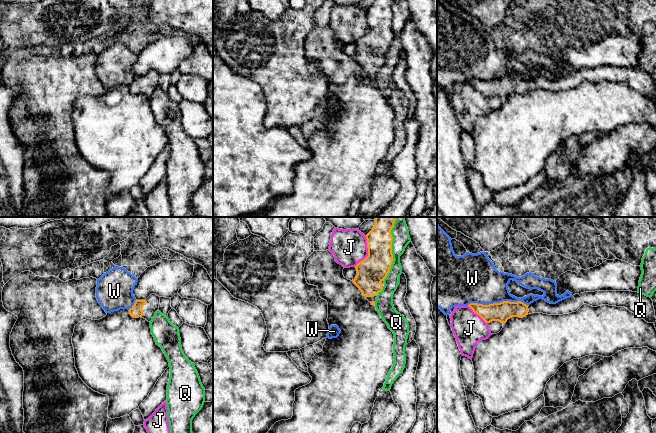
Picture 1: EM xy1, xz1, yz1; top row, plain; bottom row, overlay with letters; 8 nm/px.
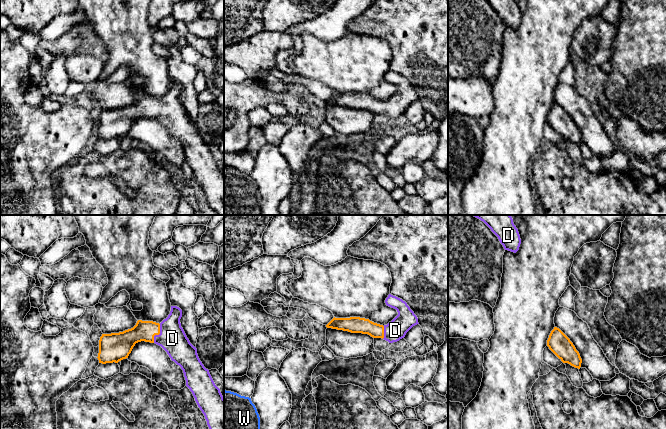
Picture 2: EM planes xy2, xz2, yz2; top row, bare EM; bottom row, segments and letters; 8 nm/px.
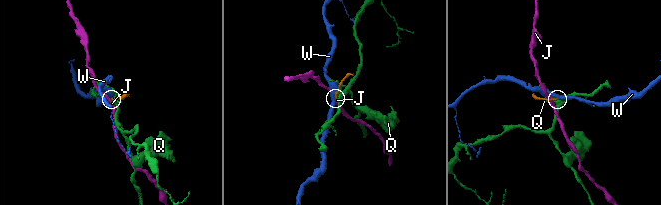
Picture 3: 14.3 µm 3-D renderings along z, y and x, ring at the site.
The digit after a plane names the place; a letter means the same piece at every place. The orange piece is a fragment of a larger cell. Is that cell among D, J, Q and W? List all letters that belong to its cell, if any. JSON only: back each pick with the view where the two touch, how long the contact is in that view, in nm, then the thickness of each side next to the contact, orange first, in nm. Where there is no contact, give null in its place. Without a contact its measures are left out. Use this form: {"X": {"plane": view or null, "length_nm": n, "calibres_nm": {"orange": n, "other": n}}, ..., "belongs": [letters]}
{"D": {"plane": "xy2", "length_nm": 160, "calibres_nm": {"orange": 160, "other": 220}}, "belongs": ["D"]}

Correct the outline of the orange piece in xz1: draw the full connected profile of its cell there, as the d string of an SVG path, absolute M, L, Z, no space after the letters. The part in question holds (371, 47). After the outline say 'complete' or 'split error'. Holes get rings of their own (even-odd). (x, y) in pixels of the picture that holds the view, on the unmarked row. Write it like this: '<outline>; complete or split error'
M394 0L374 1L366 11L368 32L355 42L357 51L352 57L373 82L394 36L391 10L393 3Z; split error

